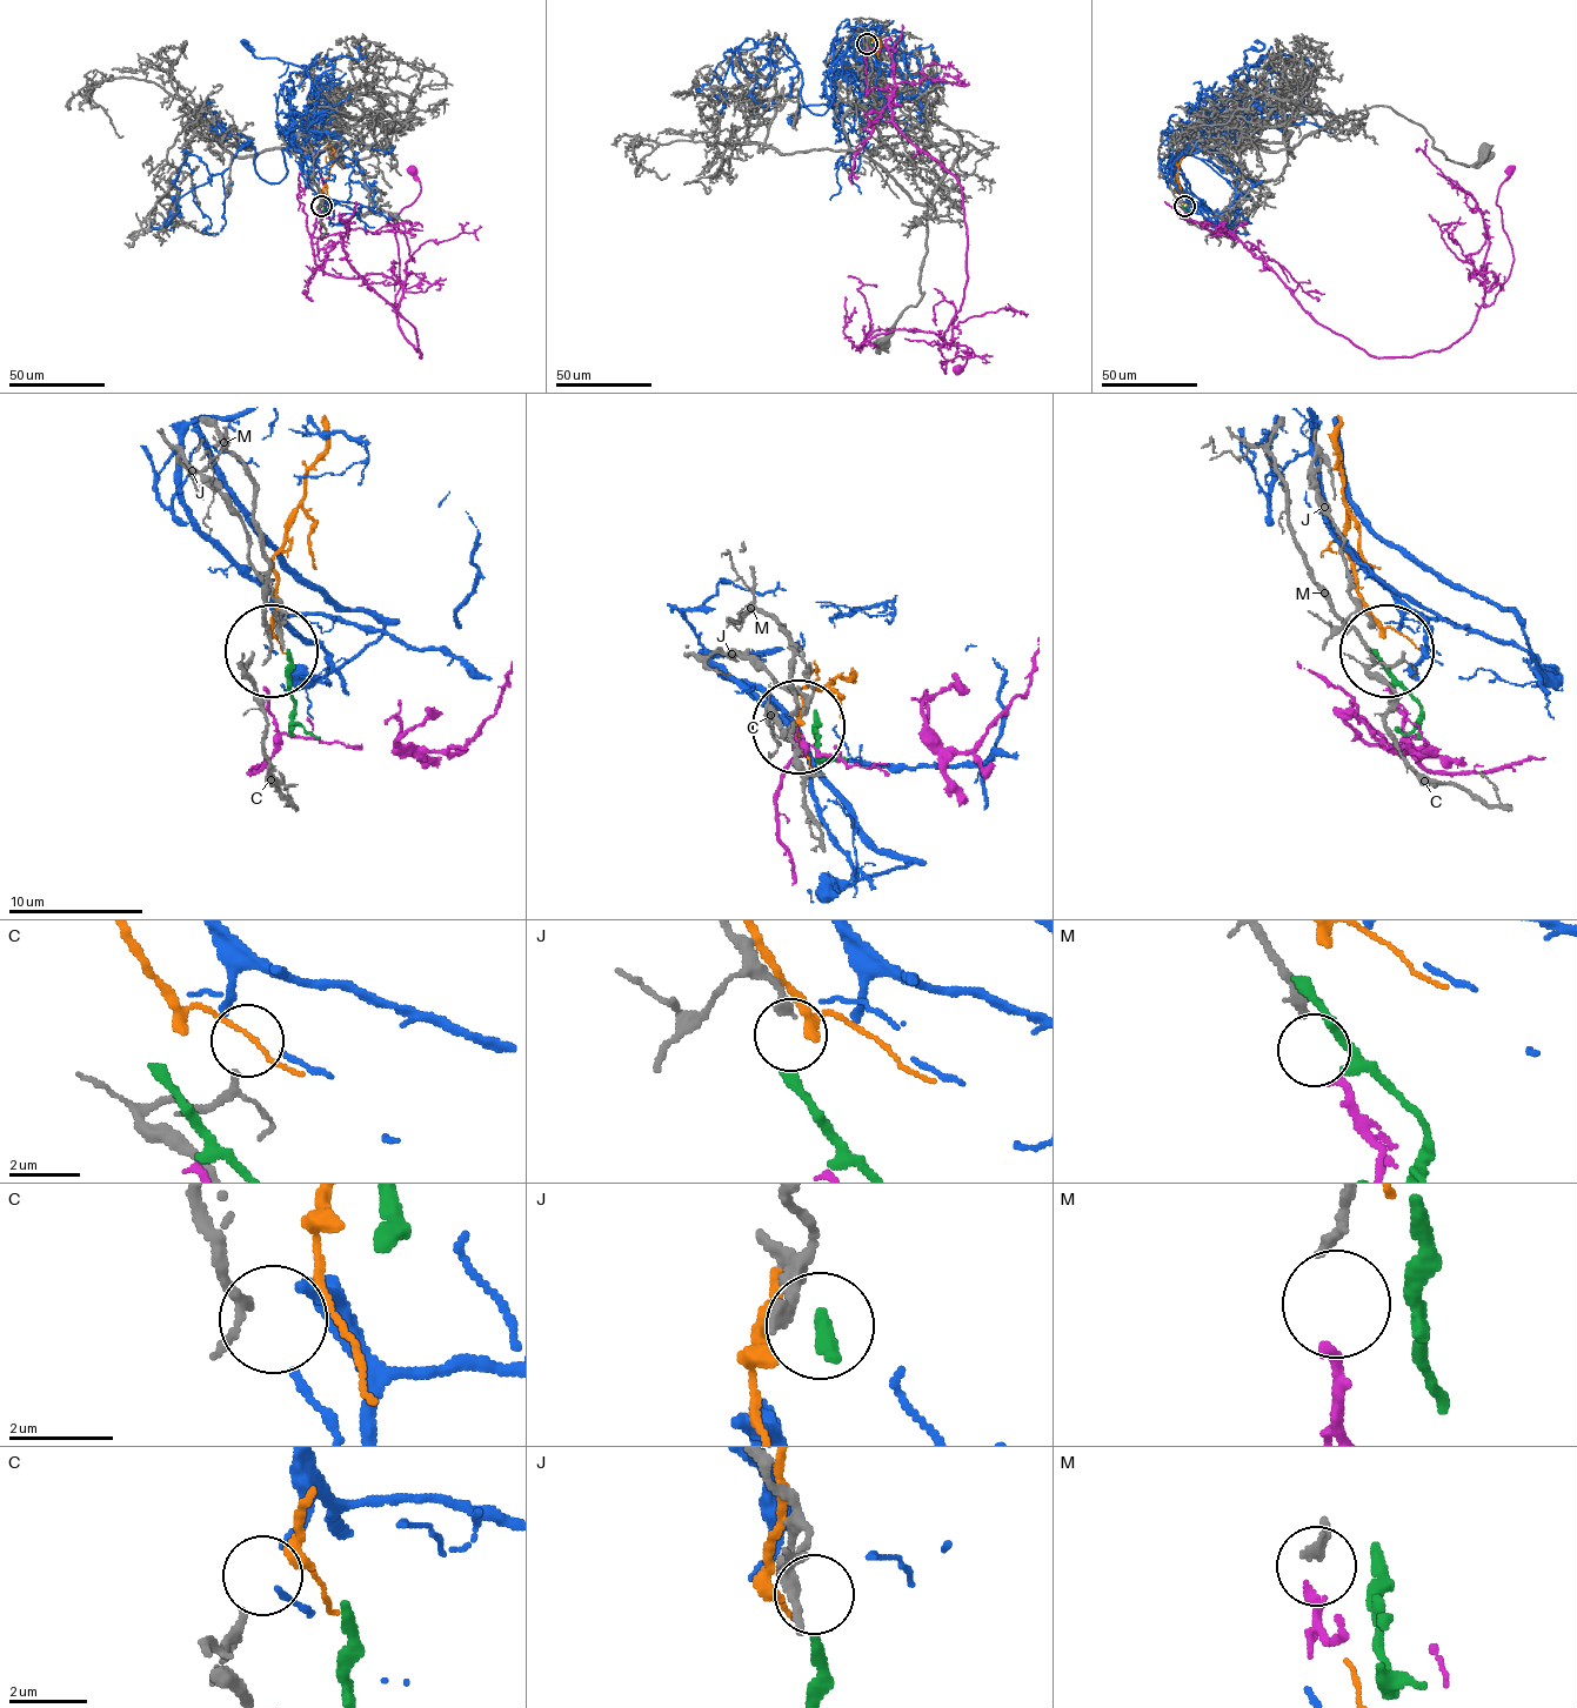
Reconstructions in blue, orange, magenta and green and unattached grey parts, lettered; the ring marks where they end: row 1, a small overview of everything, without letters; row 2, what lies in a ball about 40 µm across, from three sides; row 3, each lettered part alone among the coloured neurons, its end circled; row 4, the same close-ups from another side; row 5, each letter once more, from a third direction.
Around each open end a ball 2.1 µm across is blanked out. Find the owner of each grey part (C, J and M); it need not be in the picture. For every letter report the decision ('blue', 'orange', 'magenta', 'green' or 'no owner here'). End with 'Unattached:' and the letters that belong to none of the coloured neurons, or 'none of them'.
C: blue
J: green
M: magenta
Unattached: none of them

